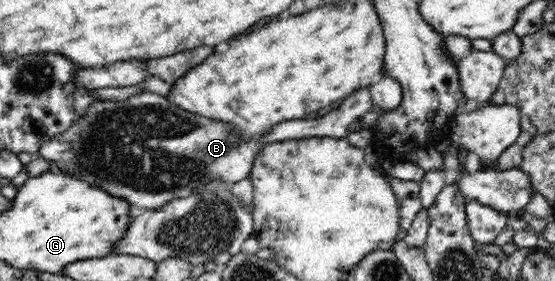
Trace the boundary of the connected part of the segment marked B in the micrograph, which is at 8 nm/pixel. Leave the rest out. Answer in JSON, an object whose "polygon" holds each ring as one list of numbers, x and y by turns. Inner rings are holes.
{"polygon":[[369,86,362,87,361,90,348,95,338,108,320,118,283,121,273,125,271,131,243,140,241,130,227,120,198,115,198,112,173,104,165,96,143,91,121,101,97,101,89,107,85,117,81,117,65,133,43,143,38,156,53,163,54,170,80,175,85,181,106,189,111,196,124,197,135,207,159,209,173,199,190,197,201,184,213,184,221,180,224,184,233,185,249,177,257,155,267,145,275,142,303,141,313,137,345,138,350,132,349,125,363,118,365,113,371,111,373,105]]}

